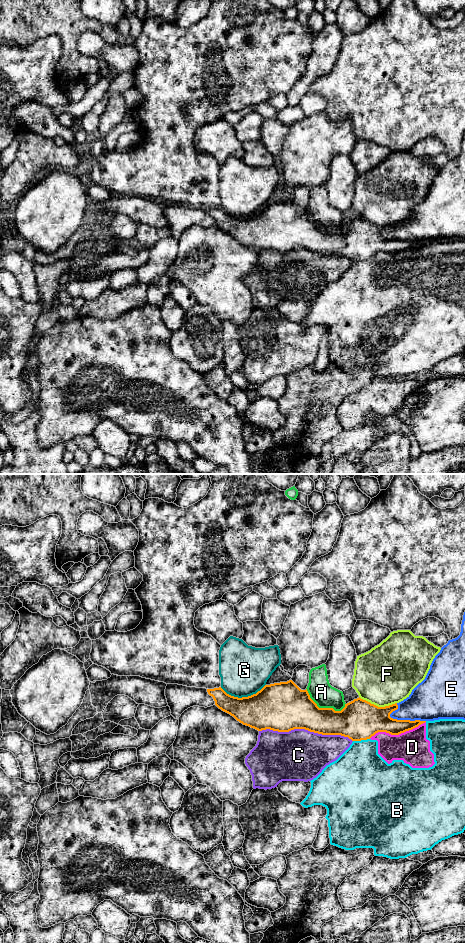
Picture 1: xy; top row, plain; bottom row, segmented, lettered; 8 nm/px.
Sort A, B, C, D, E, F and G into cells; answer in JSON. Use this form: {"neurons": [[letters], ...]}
{"neurons": [["A"], ["B", "D"], ["C"], ["E"], ["F"], ["G"]]}

